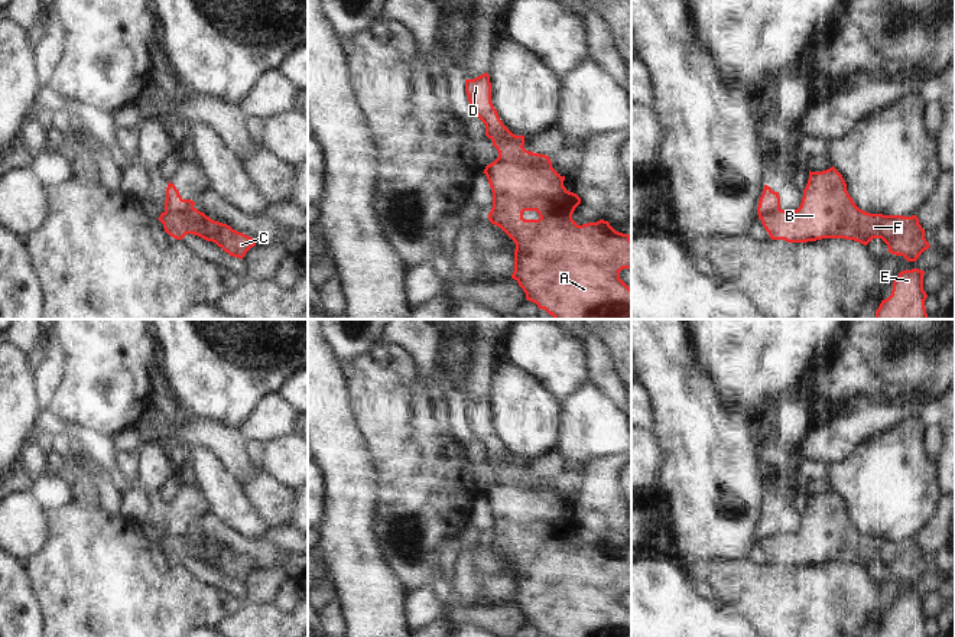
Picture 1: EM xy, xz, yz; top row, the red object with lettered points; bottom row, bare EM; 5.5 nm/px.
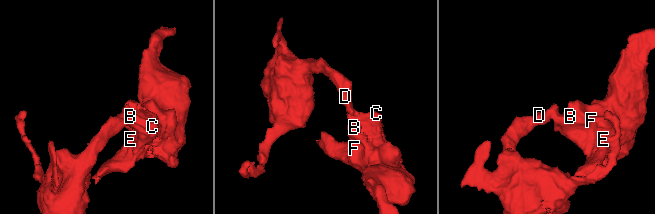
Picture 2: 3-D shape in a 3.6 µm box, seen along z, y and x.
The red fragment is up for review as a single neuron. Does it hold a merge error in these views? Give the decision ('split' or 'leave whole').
split

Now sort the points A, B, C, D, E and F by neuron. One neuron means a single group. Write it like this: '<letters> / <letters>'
A B C E F / D

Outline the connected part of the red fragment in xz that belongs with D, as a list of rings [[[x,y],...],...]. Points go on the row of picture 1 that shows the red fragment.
[[[485,72],[474,79],[465,79],[465,92],[471,108],[485,124],[485,136],[494,139],[509,139],[513,133],[503,124],[497,110],[491,103],[491,82]]]

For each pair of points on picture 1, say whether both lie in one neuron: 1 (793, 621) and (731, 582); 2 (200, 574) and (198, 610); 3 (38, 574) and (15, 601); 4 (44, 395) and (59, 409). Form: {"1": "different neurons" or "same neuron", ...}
{"1": "same neuron", "2": "different neurons", "3": "different neurons", "4": "different neurons"}

